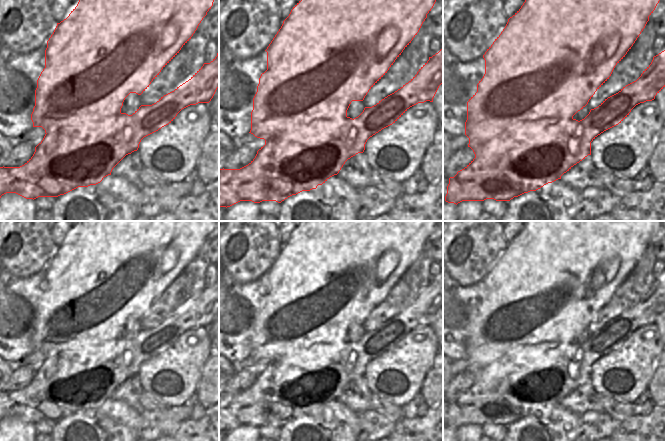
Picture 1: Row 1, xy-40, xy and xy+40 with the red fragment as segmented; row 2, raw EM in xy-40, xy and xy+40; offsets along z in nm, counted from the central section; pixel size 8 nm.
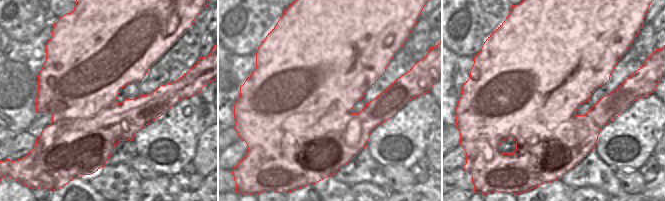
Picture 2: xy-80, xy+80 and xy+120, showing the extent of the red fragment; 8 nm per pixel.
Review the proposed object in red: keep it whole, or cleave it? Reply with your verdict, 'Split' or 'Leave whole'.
Split

